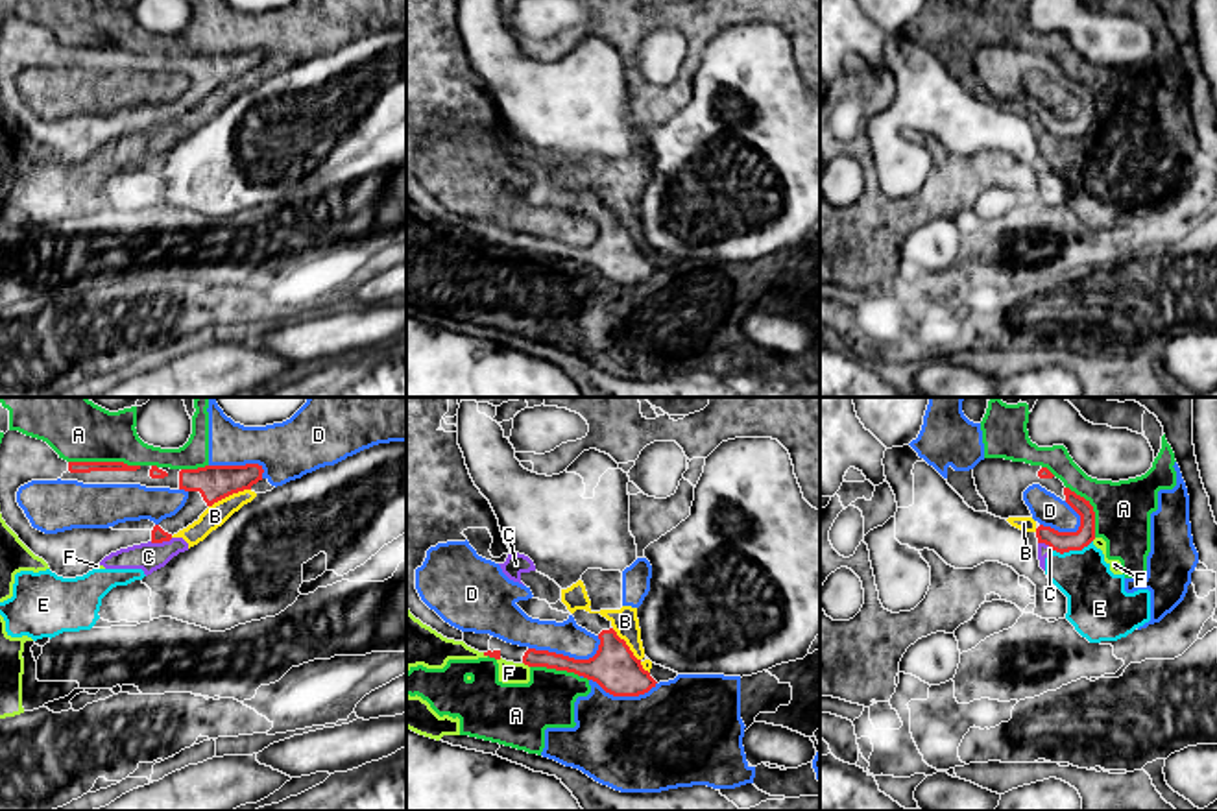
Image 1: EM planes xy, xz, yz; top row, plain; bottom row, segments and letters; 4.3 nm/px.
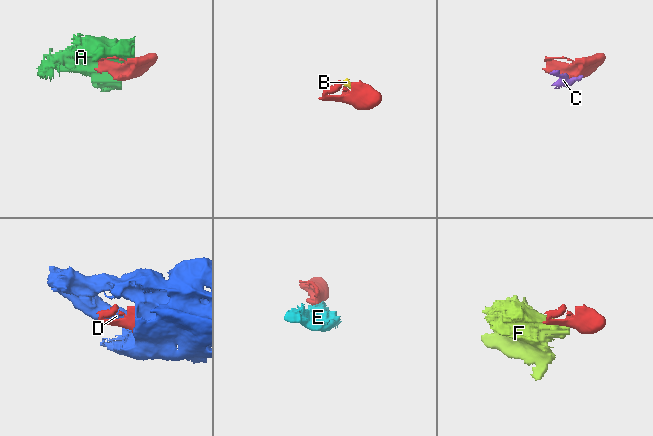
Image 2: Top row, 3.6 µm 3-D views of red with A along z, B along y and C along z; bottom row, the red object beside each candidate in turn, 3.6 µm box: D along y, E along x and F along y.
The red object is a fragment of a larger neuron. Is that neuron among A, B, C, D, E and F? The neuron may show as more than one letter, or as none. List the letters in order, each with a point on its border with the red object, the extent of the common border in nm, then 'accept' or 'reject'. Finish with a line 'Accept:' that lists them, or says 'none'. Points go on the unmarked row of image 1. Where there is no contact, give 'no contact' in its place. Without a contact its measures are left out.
A: meets red in xy at (104, 48); contact 320 nm long; reject
B: meets red in xz at (630, 237); contact 260 nm long; reject
C: meets red in xy at (161, 128); contact 110 nm long; reject
D: meets red in xz at (567, 242); contact 320 nm long; reject
E: meets red in yz at (1072, 135); contact 180 nm long; reject
F: meets red in xz at (527, 250); contact 40 nm long; reject
Accept: none

